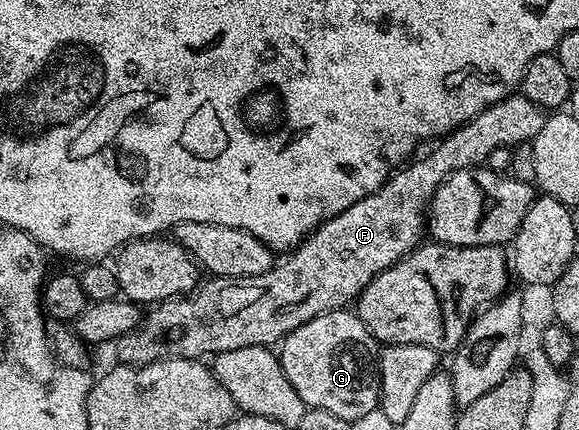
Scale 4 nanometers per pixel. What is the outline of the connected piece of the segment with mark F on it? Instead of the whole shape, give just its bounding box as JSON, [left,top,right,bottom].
[116,94,546,368]

